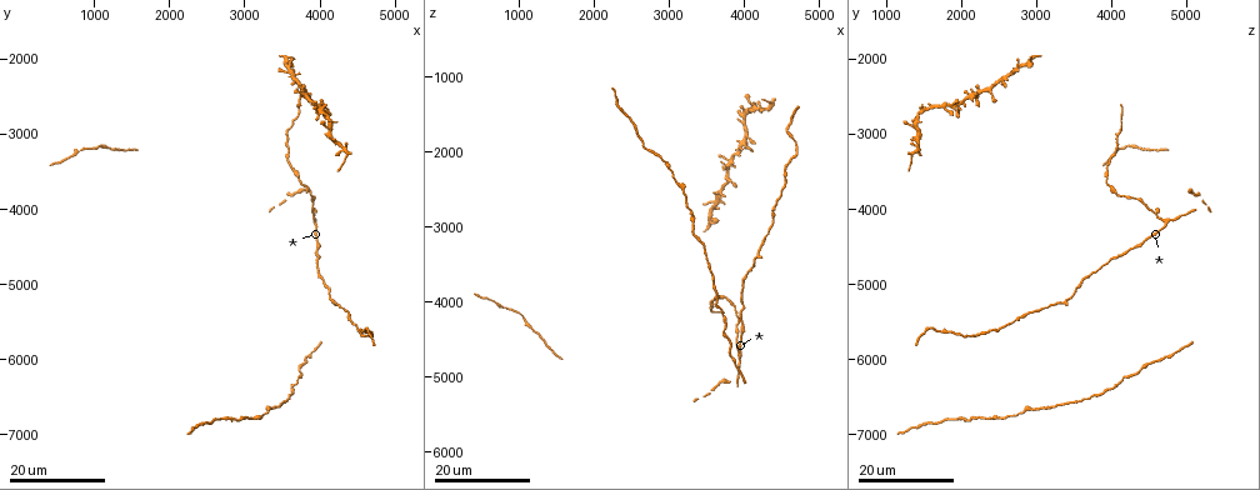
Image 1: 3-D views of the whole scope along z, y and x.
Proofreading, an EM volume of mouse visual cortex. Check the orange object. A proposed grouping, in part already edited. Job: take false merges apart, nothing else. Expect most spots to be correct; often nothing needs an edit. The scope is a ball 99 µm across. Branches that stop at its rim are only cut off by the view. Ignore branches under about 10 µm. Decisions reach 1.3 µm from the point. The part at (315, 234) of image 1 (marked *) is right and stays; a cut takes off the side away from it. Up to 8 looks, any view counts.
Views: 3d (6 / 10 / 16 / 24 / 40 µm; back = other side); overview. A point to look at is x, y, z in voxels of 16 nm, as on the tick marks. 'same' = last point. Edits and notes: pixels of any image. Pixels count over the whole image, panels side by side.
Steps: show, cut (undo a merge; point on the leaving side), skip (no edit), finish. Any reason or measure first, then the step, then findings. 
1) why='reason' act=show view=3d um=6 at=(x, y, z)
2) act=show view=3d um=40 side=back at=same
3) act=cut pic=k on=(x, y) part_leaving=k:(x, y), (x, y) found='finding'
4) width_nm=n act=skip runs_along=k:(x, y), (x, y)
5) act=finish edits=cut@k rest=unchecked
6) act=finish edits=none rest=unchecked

act=show view=3d um=16 at=(3700, 6200, 4150)

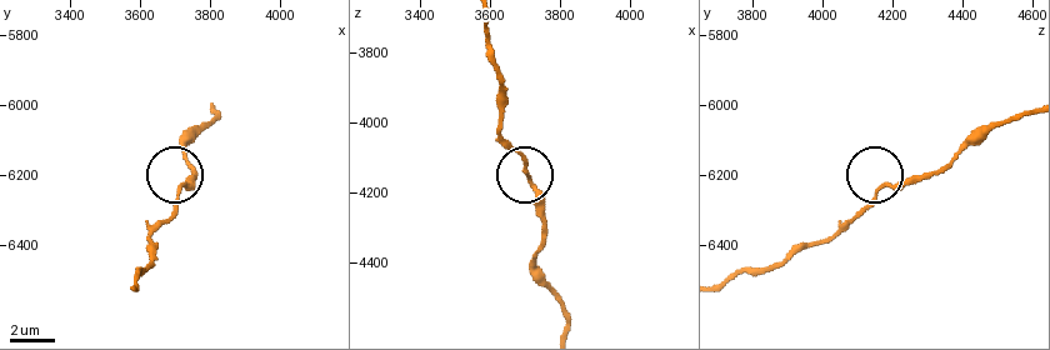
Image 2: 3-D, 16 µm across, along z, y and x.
act=show view=3d um=10 at=(3720, 6240, 4180)

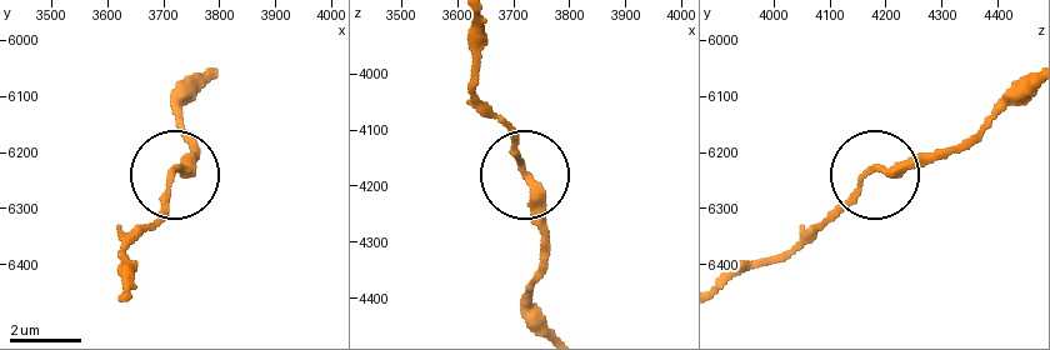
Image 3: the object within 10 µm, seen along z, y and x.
act=skip found='one neuron here'

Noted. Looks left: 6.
why='sudden change in width' act=show view=3d um=24 at=(4400, 5450, 2750)

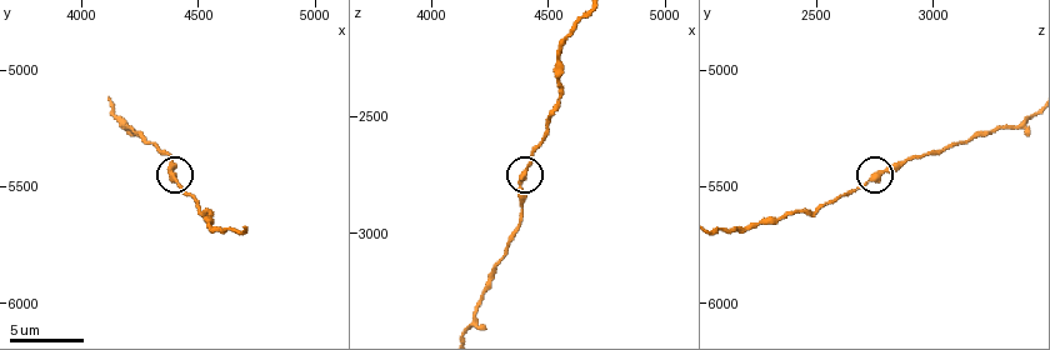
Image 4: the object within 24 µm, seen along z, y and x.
act=show view=3d um=10 at=(4380, 5450, 2760)

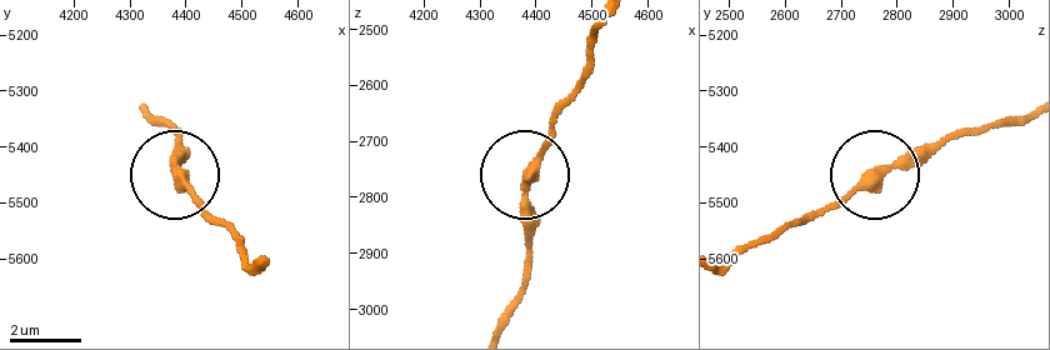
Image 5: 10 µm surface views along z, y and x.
act=skip runs_along=5:(143, 111), (181, 141), (178, 183), (205, 219) found='continuous, no second neuron'

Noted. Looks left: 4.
act=show view=3d um=16 at=(4000, 4550, 4350)

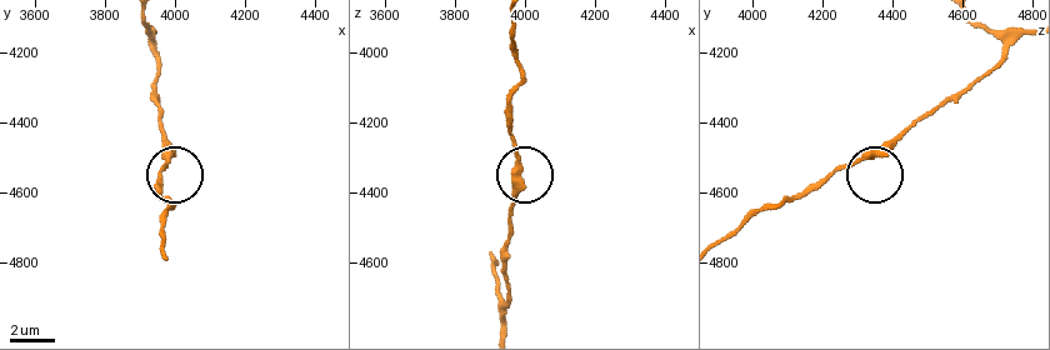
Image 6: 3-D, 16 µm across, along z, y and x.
act=show view=3d um=6 at=(3970, 4500, 4320)

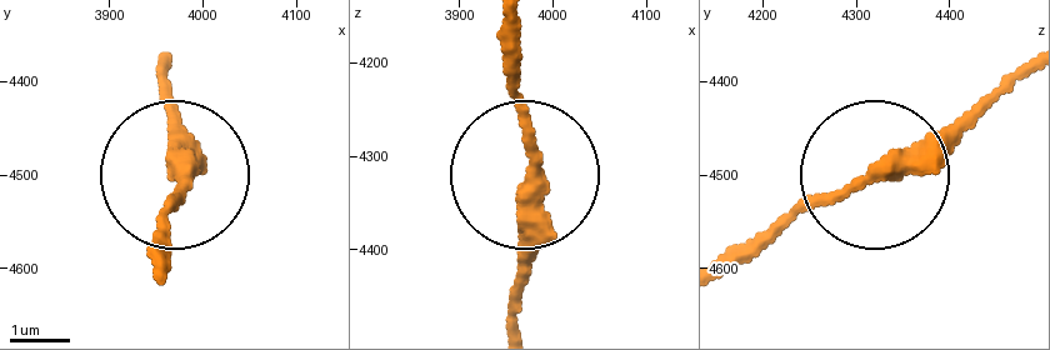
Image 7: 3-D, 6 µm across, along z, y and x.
act=show view=3d um=6 side=back at=(3985, 4495, 4320)

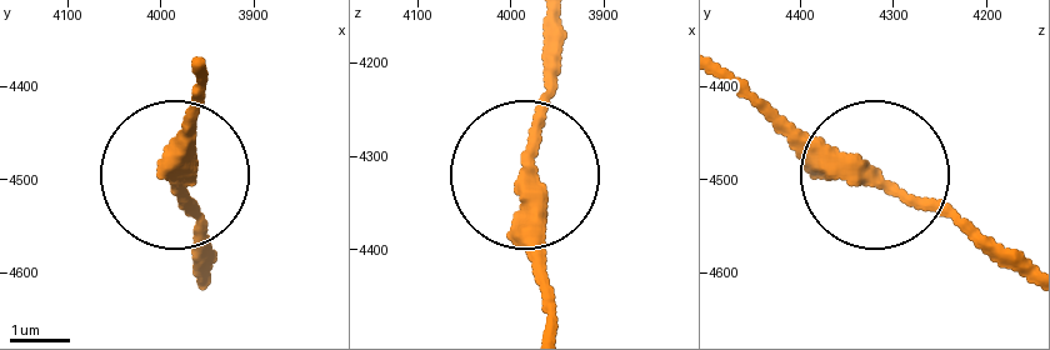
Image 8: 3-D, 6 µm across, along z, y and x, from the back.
act=skip runs_along=8:(548, 329), (518, 165), (548, 36) found='all the same neuron'

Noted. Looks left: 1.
act=finish edits=none rest=unchecked

